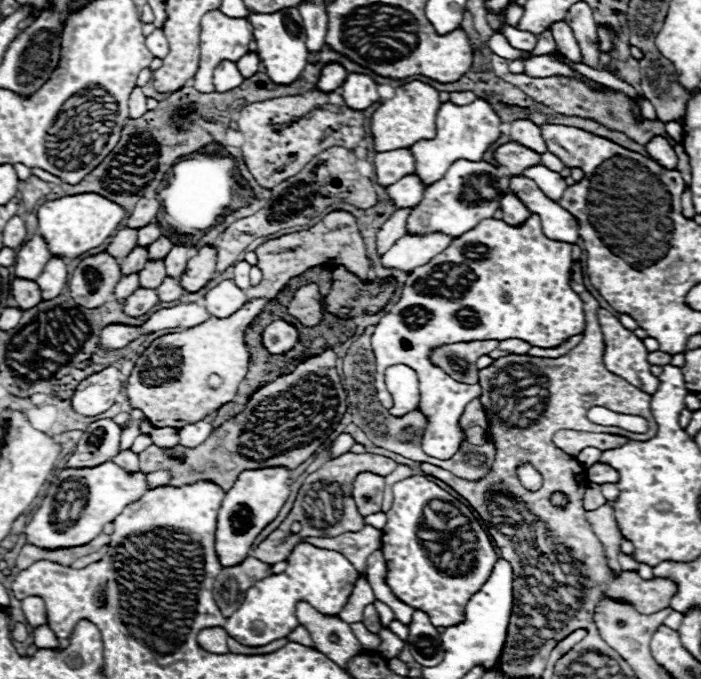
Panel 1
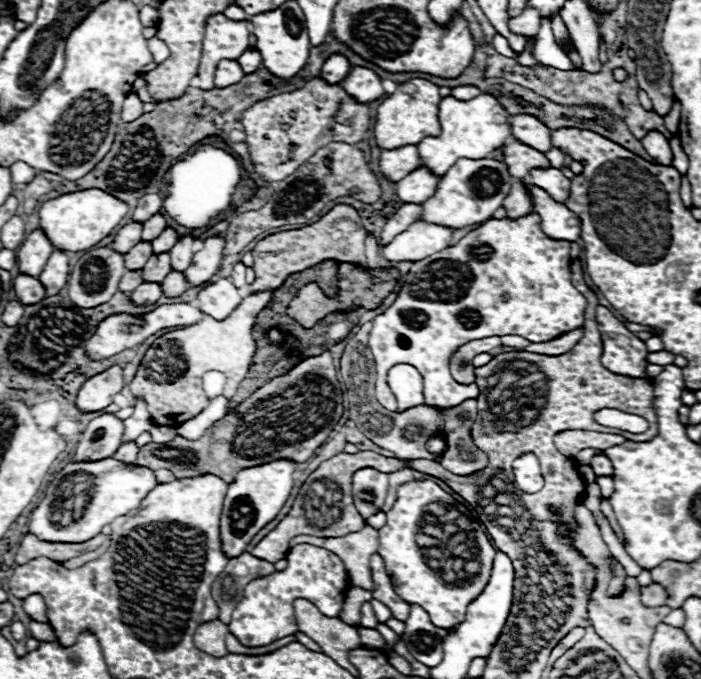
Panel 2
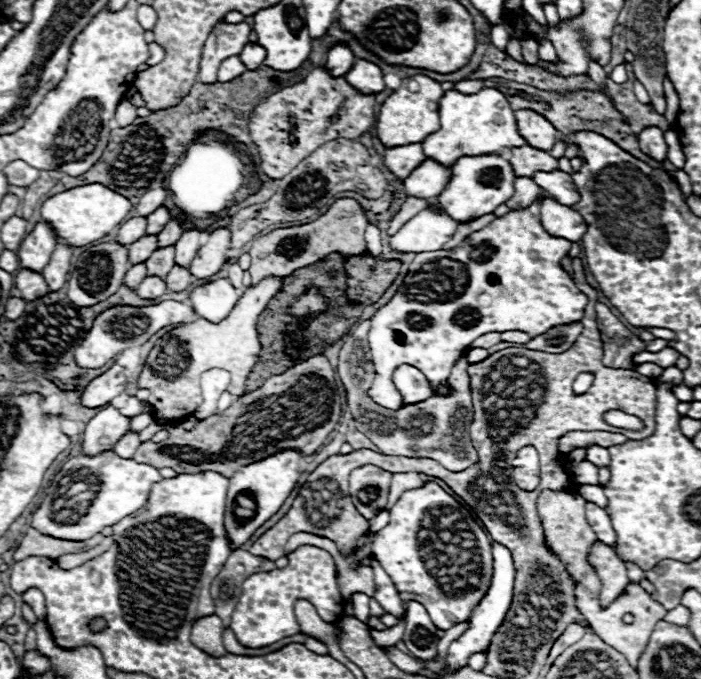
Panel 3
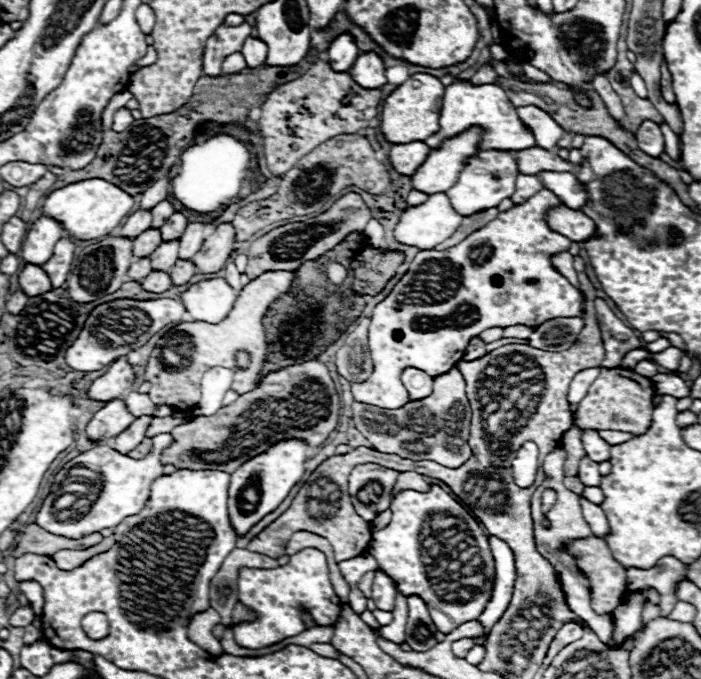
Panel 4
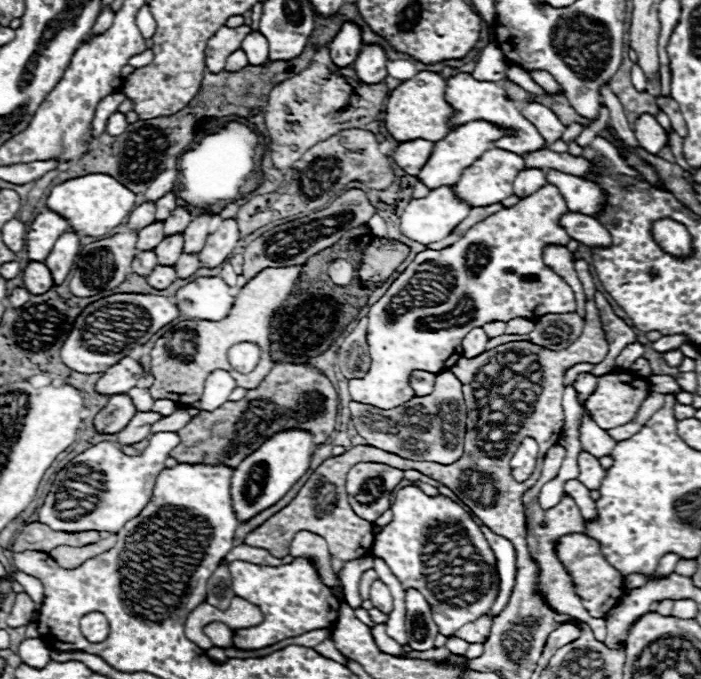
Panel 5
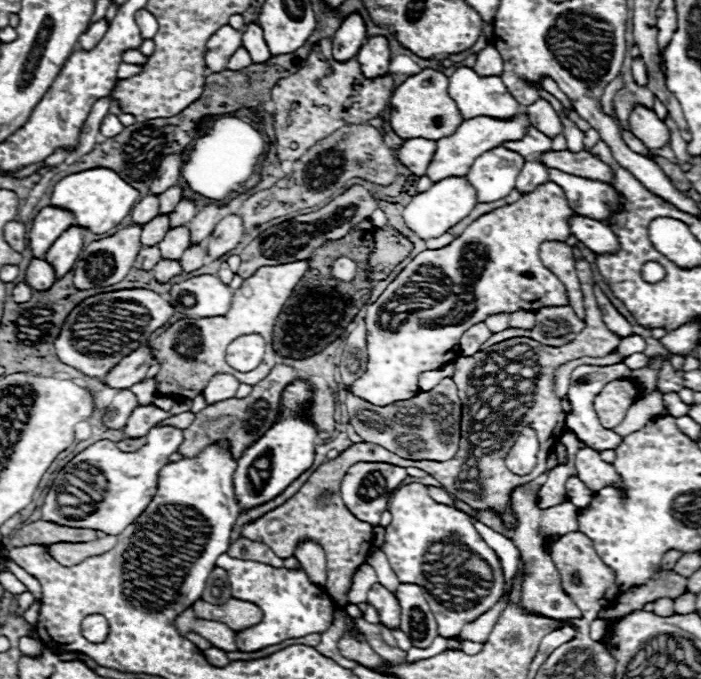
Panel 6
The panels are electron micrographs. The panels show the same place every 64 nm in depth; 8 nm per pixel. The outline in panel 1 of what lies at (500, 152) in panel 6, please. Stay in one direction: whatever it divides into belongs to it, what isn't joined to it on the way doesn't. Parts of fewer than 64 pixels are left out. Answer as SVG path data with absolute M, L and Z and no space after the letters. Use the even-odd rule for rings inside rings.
M456 160L452 168L440 178L436 184L430 184L424 192L424 200L412 210L406 232L408 234L422 234L440 230L450 236L462 236L464 232L472 230L480 220L492 218L492 214L500 208L502 196L510 190L508 172L502 166L490 162L470 162L470 160Z

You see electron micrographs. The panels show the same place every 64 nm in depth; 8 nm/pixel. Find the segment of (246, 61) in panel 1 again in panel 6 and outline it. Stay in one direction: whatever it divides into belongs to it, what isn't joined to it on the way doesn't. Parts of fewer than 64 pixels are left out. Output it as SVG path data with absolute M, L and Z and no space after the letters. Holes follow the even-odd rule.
M248 24L246 26L246 30L244 30L244 48L248 50L248 54L252 56L252 60L256 64L264 62L272 56L270 50L268 50L268 44L262 38L262 28L258 24Z

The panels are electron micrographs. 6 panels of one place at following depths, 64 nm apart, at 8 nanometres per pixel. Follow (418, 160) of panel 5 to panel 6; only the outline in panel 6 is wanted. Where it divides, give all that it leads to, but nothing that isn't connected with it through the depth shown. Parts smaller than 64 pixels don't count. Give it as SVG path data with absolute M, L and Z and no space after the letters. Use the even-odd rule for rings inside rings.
M410 138L404 140L404 144L398 150L398 160L416 176L422 176L432 162L436 152L436 142L426 138Z

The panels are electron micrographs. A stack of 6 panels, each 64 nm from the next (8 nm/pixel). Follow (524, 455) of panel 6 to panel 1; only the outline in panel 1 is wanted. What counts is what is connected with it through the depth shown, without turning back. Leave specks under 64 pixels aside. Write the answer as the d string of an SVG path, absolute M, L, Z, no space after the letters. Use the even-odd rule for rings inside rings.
M528 462L520 464L520 468L518 468L518 480L524 484L524 488L528 488L528 490L532 490L532 492L542 486L542 476L540 476L538 470L536 470L532 464L528 464Z

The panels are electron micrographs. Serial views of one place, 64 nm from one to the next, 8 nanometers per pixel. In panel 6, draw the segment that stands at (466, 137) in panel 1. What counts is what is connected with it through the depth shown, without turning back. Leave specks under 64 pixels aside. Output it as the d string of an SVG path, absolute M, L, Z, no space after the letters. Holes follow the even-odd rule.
M460 66L450 76L448 94L464 120L476 116L510 118L520 108L500 76L480 76L468 66ZM530 128L522 140L504 142L502 146L510 148L512 152L520 152L524 158L534 158L532 154L536 152L548 152L548 148L552 148L552 140L546 134L538 132L536 128Z

